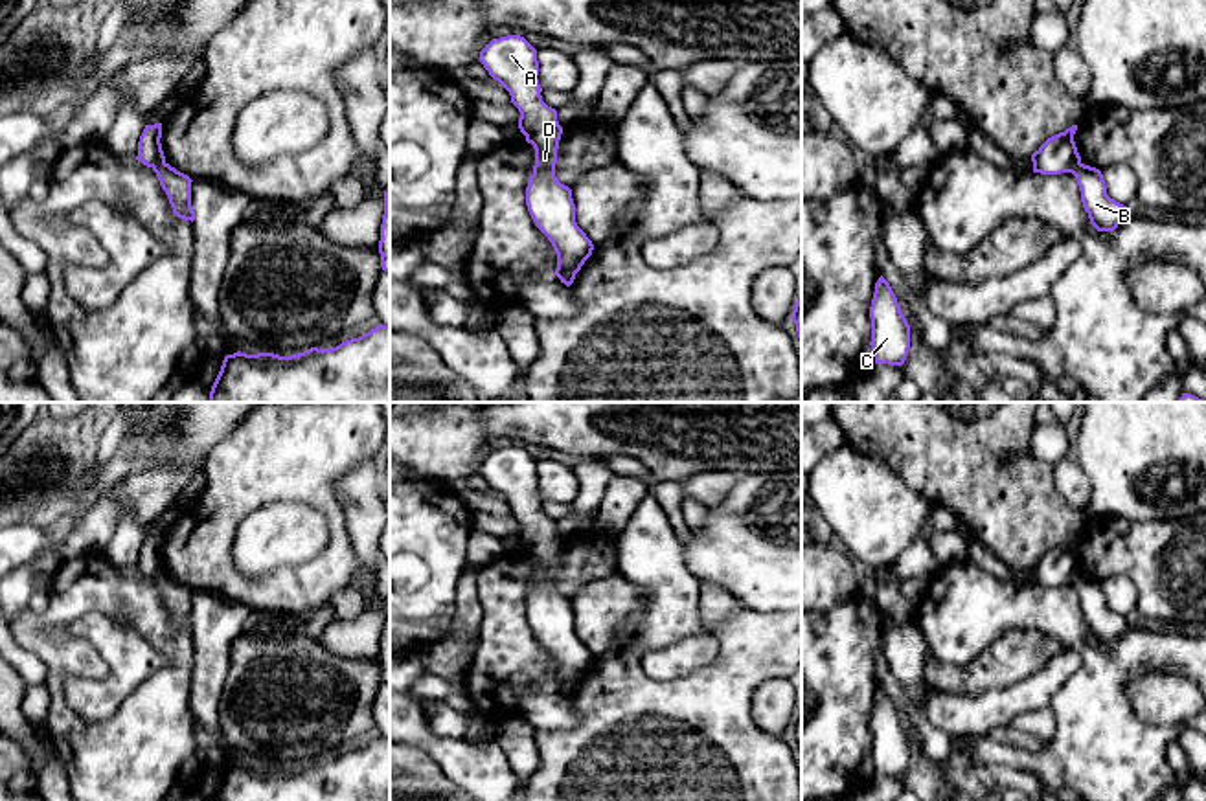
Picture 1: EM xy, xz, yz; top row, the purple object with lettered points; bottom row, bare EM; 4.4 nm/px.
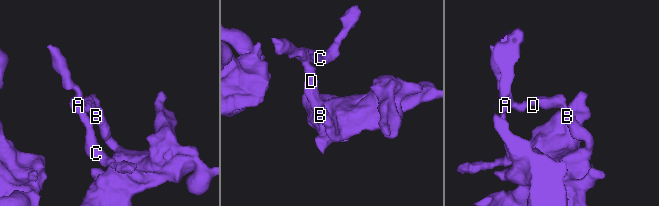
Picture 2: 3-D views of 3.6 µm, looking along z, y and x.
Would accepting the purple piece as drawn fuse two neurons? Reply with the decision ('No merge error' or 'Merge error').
Merge error

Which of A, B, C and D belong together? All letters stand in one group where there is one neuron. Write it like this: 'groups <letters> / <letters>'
groups A C D / B

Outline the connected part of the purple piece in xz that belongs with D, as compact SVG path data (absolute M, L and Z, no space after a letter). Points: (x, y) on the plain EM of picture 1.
M520 446L493 450L478 470L518 520L518 540L535 560L533 586L526 599L526 617L535 637L548 649L555 665L555 687L585 676L594 656L575 634L572 601L555 588L563 538L557 522L542 513L537 461Z

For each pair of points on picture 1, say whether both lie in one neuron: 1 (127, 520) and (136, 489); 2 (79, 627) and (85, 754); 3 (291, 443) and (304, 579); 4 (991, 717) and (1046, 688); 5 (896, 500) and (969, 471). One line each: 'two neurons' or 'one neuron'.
1: two neurons
2: two neurons
3: one neuron
4: one neuron
5: two neurons

